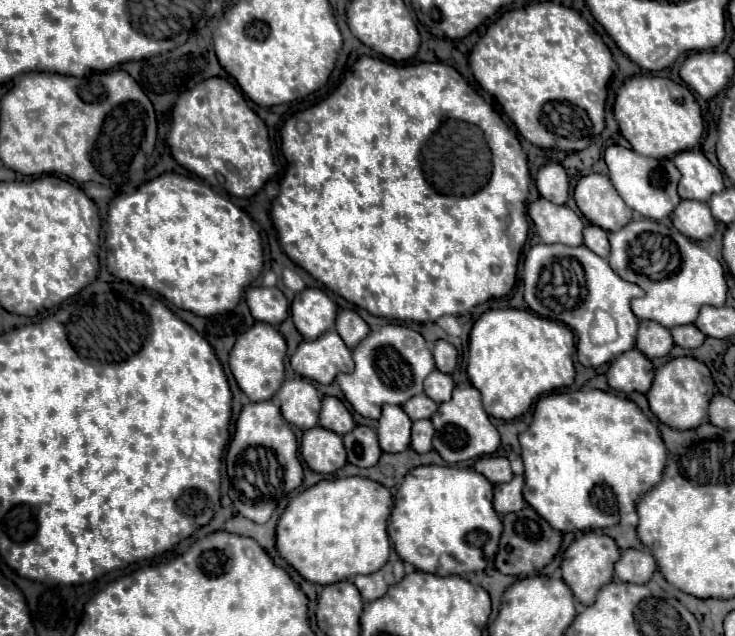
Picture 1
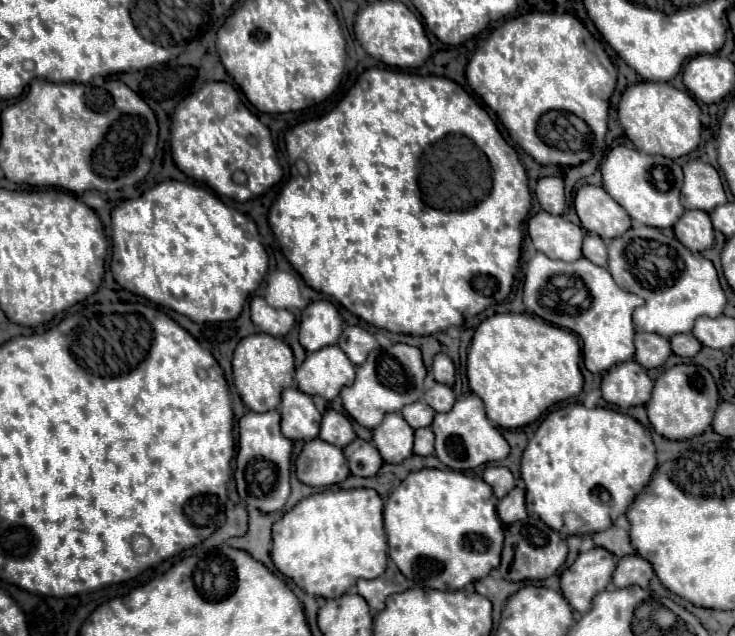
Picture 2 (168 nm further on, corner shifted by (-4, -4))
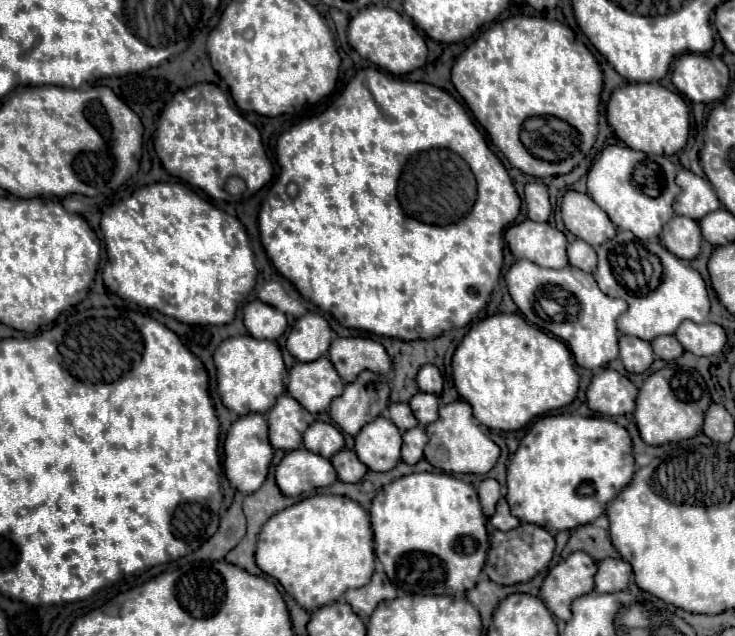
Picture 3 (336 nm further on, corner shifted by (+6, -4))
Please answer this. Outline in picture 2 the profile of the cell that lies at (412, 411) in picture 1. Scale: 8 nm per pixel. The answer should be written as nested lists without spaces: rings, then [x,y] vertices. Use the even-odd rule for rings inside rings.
[[[416,401],[416,403],[406,405],[406,407],[402,409],[402,415],[404,415],[404,419],[408,421],[408,425],[410,425],[412,429],[420,429],[420,427],[432,425],[436,411],[430,409],[430,405],[426,405],[424,401]]]

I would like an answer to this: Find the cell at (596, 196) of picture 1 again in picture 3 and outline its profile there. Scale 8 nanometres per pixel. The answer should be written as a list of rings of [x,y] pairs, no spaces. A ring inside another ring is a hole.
[[[568,191],[562,199],[560,211],[566,229],[592,247],[602,245],[616,235],[616,227],[608,215],[586,193]]]

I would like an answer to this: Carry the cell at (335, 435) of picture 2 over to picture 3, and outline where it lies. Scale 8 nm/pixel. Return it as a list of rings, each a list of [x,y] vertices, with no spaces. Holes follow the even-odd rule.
[[[316,421],[304,431],[304,449],[318,453],[326,459],[330,459],[334,453],[338,453],[344,447],[344,437],[342,433],[330,425]]]

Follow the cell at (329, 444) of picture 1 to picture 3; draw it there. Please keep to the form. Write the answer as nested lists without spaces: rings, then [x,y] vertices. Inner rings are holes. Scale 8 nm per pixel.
[[[306,449],[288,451],[276,467],[276,485],[282,495],[298,497],[318,487],[328,487],[336,483],[336,471],[332,463]]]

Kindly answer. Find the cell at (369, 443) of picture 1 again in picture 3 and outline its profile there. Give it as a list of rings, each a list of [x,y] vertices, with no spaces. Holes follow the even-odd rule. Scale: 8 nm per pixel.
[[[342,449],[340,453],[336,453],[336,457],[330,459],[336,473],[338,473],[338,479],[344,481],[344,483],[358,483],[364,473],[368,471],[366,465],[362,465],[356,457],[354,451],[348,451],[348,449]]]

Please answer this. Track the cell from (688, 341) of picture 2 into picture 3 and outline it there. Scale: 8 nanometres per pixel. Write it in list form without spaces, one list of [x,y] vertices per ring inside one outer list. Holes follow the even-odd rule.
[[[674,335],[656,337],[652,341],[652,349],[654,349],[654,355],[658,359],[664,359],[664,361],[672,361],[672,359],[676,359],[676,357],[680,357],[684,353],[684,349],[680,349],[680,343],[676,341]]]

